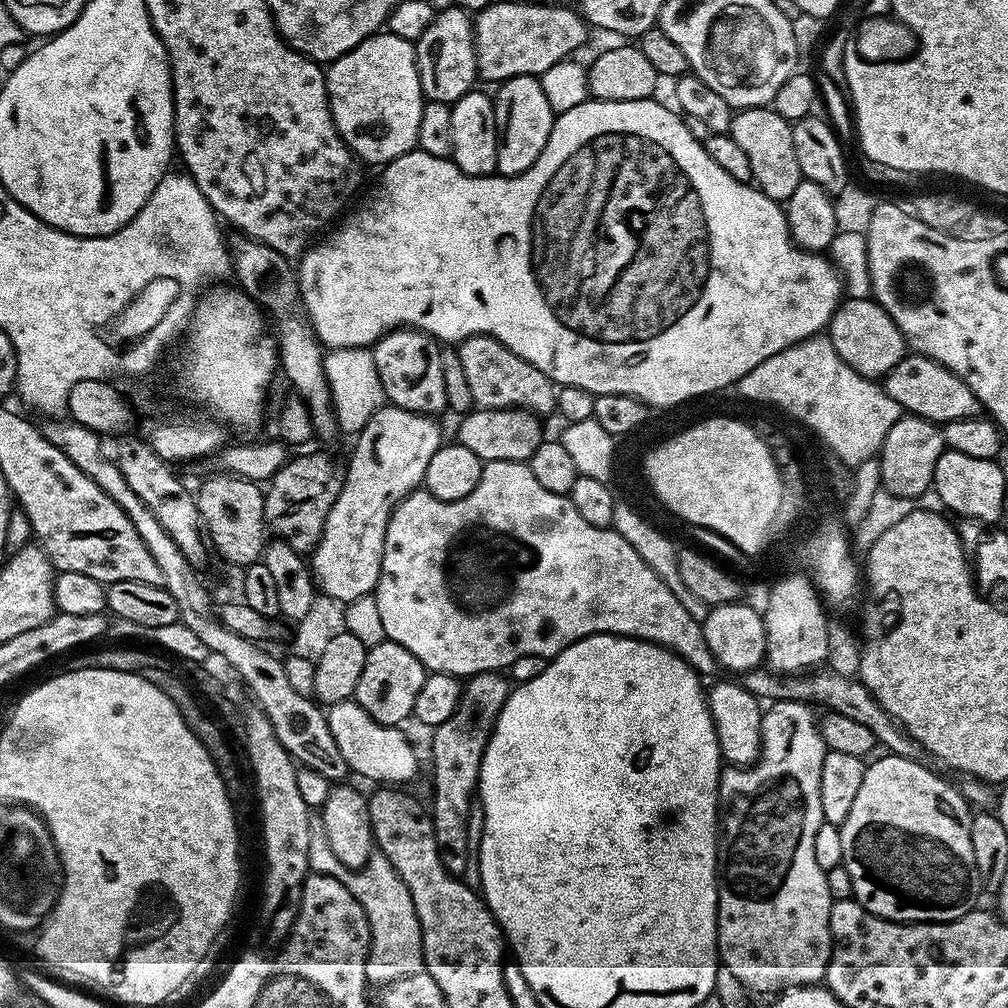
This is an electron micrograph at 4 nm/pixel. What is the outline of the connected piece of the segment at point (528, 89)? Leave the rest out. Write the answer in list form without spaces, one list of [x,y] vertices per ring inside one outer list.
[[[515,76],[503,81],[494,92],[496,105],[496,172],[502,176],[522,174],[542,154],[546,138],[550,138],[554,113],[546,90],[542,90],[539,79],[535,76]]]

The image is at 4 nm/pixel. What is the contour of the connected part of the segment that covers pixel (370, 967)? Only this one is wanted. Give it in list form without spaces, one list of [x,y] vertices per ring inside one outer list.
[[[312,814],[308,867],[313,873],[340,880],[350,890],[350,894],[358,898],[372,935],[372,945],[368,947],[366,974],[373,985],[389,984],[398,978],[406,978],[410,974],[424,971],[422,934],[418,926],[418,914],[414,914],[414,902],[410,898],[410,890],[404,885],[402,878],[398,878],[398,874],[385,856],[373,854],[362,867],[355,870],[345,868],[342,862],[338,862],[338,858],[334,858],[334,850],[330,850],[330,842],[326,842],[326,830],[322,826],[322,818],[318,814]]]

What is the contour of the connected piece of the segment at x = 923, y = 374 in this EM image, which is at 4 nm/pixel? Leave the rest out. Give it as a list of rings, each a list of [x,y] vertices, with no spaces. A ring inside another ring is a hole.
[[[905,355],[904,359],[898,362],[898,366],[894,366],[894,370],[890,370],[887,376],[883,377],[882,387],[905,413],[920,416],[941,426],[958,418],[975,416],[982,408],[970,386],[962,382],[962,378],[946,370],[946,366],[925,356]]]

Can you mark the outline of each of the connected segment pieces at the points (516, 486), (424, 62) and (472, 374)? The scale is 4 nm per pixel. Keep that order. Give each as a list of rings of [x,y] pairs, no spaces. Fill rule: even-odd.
[[[489,460],[482,470],[482,478],[466,498],[458,498],[454,502],[446,502],[434,498],[426,490],[417,490],[404,496],[392,509],[388,525],[386,526],[386,542],[382,550],[382,566],[378,574],[378,582],[374,593],[376,597],[375,611],[382,617],[382,630],[387,639],[393,640],[398,646],[410,650],[418,662],[424,664],[429,673],[441,672],[447,676],[467,678],[477,676],[483,672],[500,672],[511,669],[512,663],[523,656],[542,656],[554,658],[563,648],[576,644],[579,640],[585,640],[587,636],[631,636],[633,640],[647,640],[650,644],[658,644],[661,648],[670,648],[675,656],[680,656],[686,661],[697,674],[717,671],[718,665],[710,646],[706,646],[704,637],[704,625],[696,620],[674,598],[674,590],[666,586],[646,566],[646,562],[618,534],[615,527],[599,528],[590,526],[578,510],[574,510],[571,499],[568,496],[559,496],[550,490],[544,489],[538,483],[538,478],[529,470],[527,463],[518,460]]]
[[[453,6],[438,12],[430,22],[430,26],[426,26],[422,38],[414,42],[418,78],[424,91],[425,101],[433,100],[453,105],[458,98],[462,98],[477,87],[478,73],[473,23],[473,17],[469,13],[463,8]]]
[[[471,336],[459,341],[458,351],[476,408],[523,408],[541,418],[556,412],[557,385],[546,378],[538,366],[530,366],[530,362],[518,358],[514,350],[506,350],[502,342],[492,336]]]

